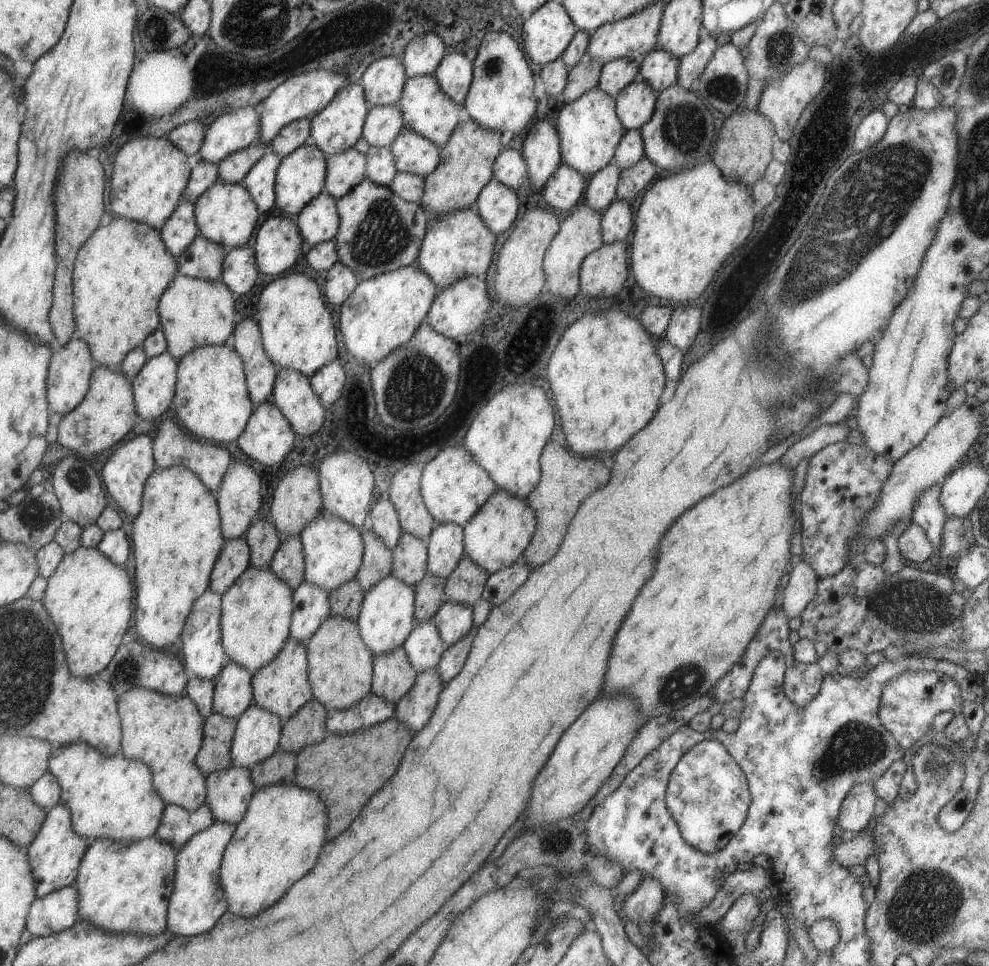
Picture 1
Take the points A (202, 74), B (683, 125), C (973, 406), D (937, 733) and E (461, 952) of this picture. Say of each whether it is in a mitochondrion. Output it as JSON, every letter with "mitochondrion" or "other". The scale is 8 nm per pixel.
{"A":"other","B":"mitochondrion","C":"other","D":"other","E":"other"}

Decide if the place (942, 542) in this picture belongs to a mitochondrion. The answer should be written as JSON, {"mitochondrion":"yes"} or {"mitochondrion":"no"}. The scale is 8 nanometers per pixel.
{"mitochondrion":"no"}

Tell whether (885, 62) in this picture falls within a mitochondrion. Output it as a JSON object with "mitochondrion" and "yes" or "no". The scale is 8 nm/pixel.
{"mitochondrion":"no"}

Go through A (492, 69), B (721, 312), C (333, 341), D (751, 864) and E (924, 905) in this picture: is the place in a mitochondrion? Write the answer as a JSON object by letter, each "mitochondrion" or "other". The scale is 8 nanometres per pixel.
{"A":"mitochondrion","B":"other","C":"other","D":"other","E":"mitochondrion"}

